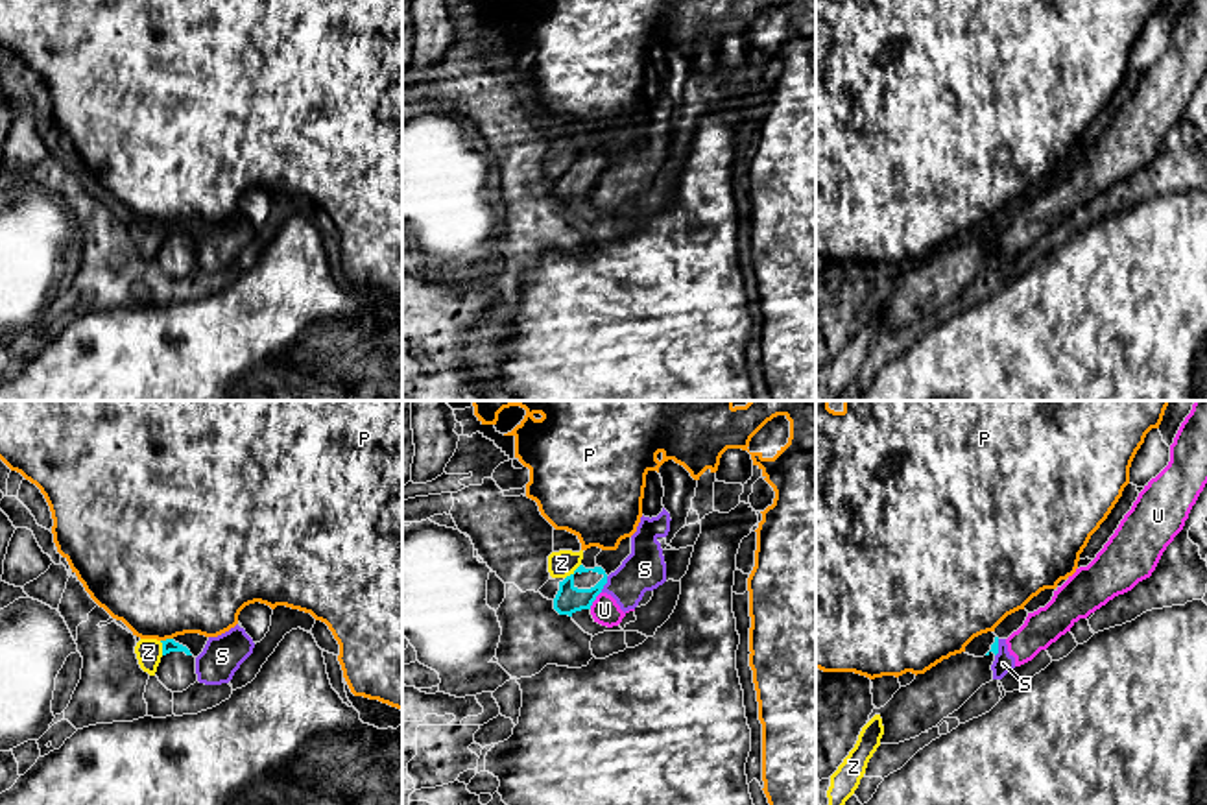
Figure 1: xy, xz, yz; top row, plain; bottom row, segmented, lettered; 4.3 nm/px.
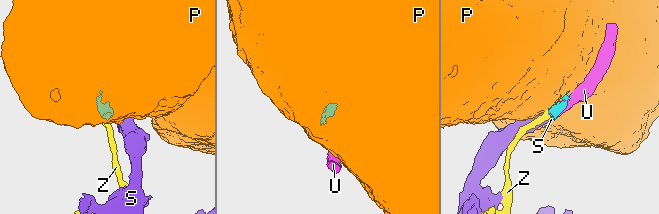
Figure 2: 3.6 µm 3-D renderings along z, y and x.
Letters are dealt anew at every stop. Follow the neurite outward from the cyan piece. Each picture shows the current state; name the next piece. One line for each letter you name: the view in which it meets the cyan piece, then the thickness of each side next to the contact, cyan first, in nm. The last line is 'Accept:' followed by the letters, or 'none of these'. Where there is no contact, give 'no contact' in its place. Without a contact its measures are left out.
Accept: none of these

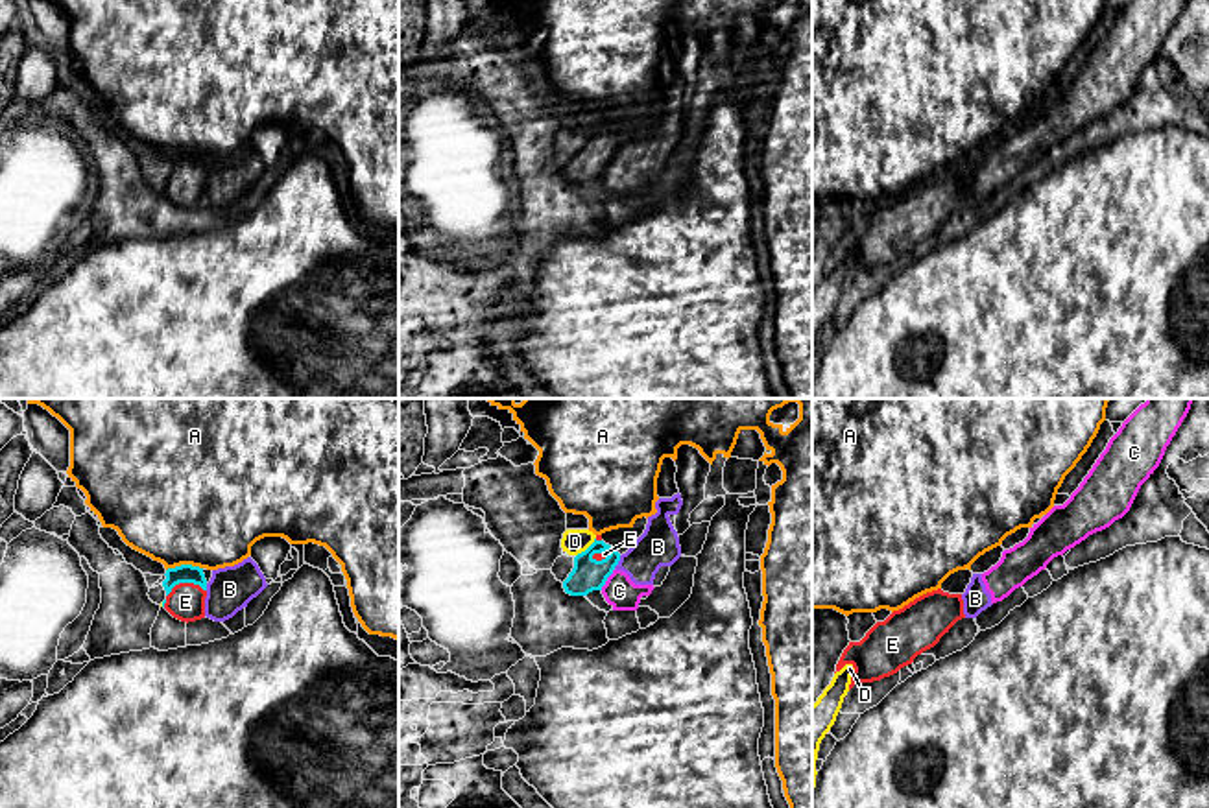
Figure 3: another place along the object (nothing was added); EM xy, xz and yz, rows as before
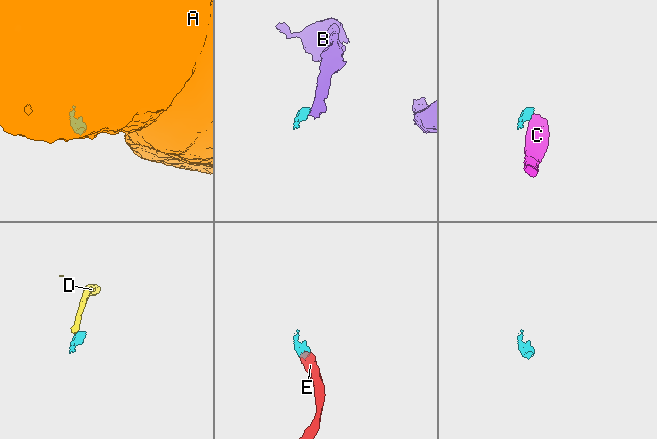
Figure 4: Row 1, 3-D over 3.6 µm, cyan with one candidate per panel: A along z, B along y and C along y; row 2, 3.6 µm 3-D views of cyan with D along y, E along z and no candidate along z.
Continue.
E: meets cyan in xy; 80 nm thick on the cyan side, 160 nm on the other
Accept: E

